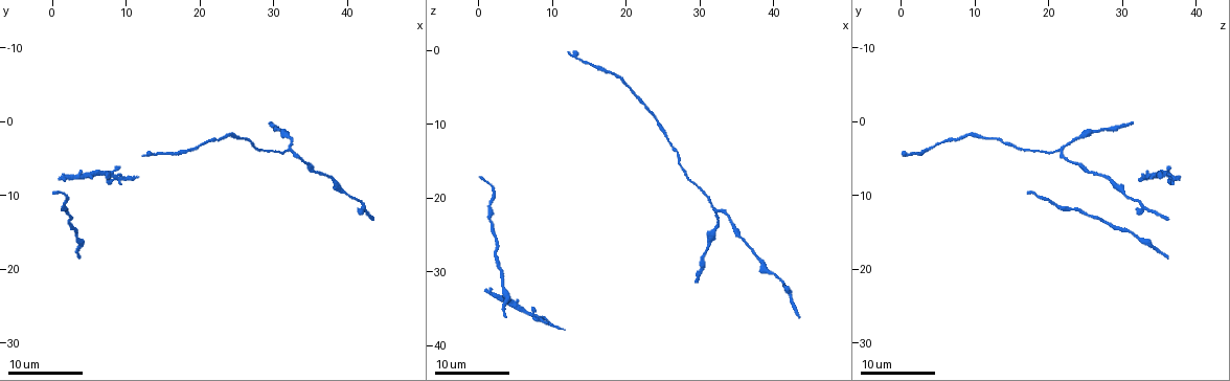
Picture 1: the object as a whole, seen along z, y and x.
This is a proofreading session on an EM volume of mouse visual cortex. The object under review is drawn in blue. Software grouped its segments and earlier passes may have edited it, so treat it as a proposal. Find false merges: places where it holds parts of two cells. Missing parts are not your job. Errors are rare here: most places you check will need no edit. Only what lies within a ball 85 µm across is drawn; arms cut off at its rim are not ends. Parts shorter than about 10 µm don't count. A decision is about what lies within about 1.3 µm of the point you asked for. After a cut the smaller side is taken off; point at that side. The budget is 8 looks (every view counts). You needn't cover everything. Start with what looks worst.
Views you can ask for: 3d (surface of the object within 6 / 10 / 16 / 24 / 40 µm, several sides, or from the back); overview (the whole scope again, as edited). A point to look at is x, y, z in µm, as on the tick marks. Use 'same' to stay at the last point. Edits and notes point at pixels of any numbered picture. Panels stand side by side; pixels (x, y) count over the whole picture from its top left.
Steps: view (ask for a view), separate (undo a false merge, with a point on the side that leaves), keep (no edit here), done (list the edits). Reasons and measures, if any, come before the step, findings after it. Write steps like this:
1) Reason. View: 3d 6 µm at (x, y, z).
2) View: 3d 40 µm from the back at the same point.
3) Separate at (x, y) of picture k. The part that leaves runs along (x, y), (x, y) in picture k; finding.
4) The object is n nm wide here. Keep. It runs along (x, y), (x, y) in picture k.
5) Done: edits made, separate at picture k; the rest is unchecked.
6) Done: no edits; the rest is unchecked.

Three-way junction. View: 3d 10 µm at (32.5, 4.0, 21.5).

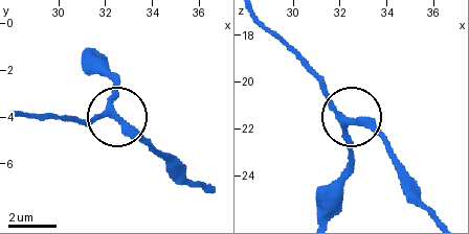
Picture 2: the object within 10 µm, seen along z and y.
View: 3d 10 µm from the back at (32.5, 4.0, 21.8).

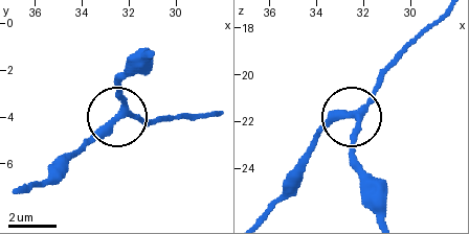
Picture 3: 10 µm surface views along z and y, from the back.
The side arm is 22 µm long; 3 arms meet here. Keep. All the same cell.

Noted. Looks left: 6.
A narrow waist. View: 3d 10 µm at (12.5, 5.0, 0.5).

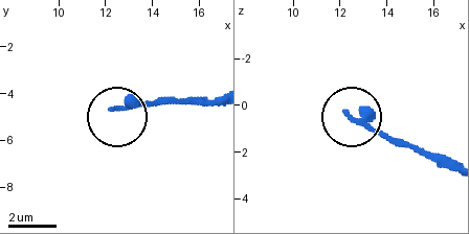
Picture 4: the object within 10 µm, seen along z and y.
View: 3d 10 µm from the back at (12.6, 4.7, 0.7).

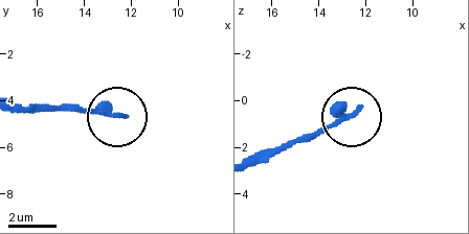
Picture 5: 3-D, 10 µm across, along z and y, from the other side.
Keep. It runs along (19, 104), (113, 114) in picture 5; continuous, no second cell.

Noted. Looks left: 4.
Calibre changes. View: 3d 10 µm at (39.5, 9.5, 30.0).

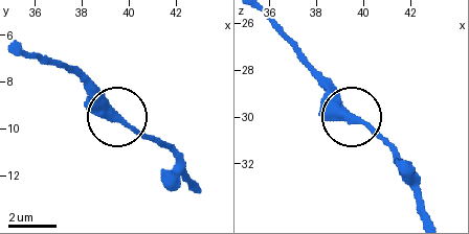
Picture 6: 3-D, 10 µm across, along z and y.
Keep. One cell here.

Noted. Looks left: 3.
Sudden change in width. View: 3d 10 µm at (30.0, 0.5, 31.0).

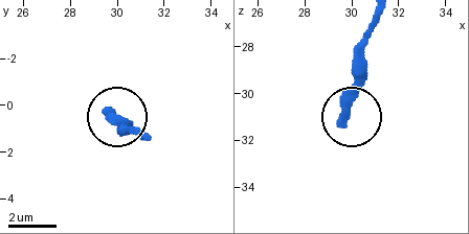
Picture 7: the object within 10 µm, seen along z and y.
From behind. View: 3d 10 µm from the back at the same point.

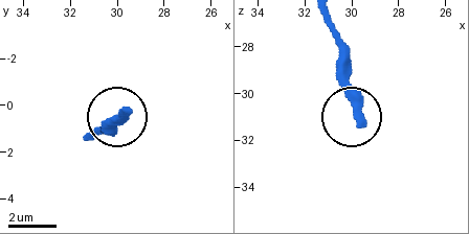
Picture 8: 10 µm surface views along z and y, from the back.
Keep. It runs along (326, 20), (337, 50), (337, 74), (355, 114) in picture 8; all the same cell.

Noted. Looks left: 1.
Done: no edits; the rest is unchecked.

